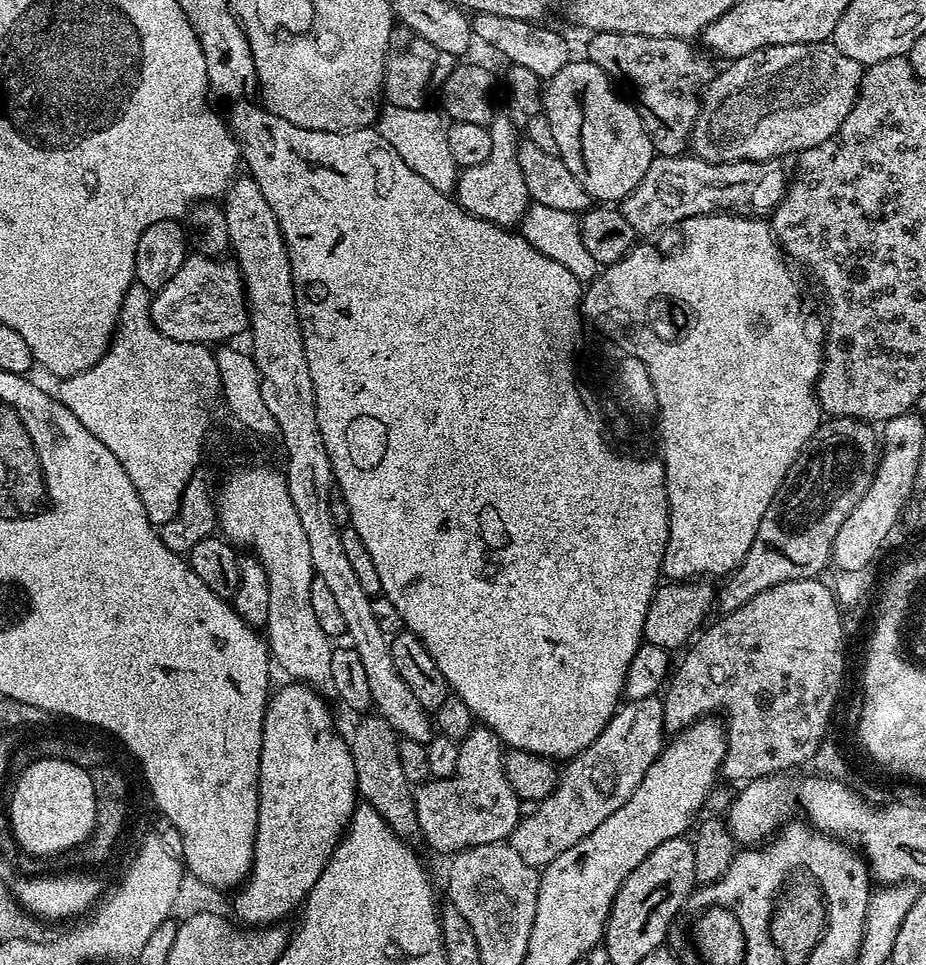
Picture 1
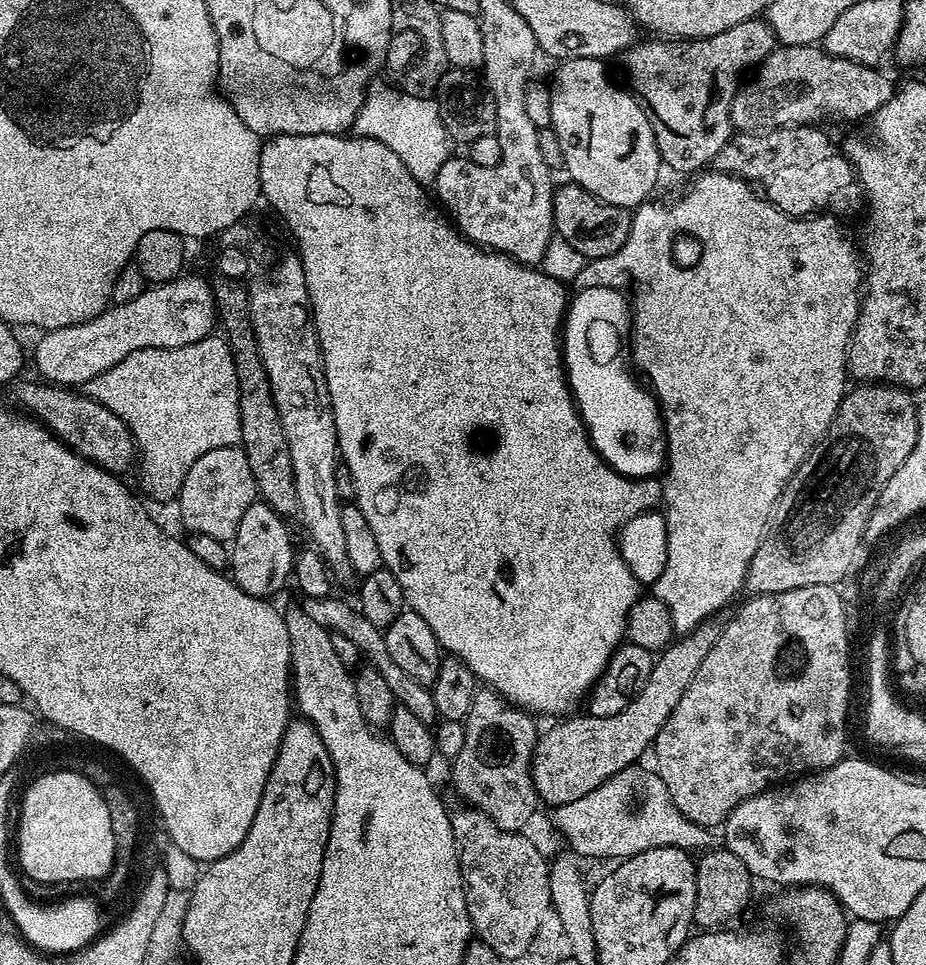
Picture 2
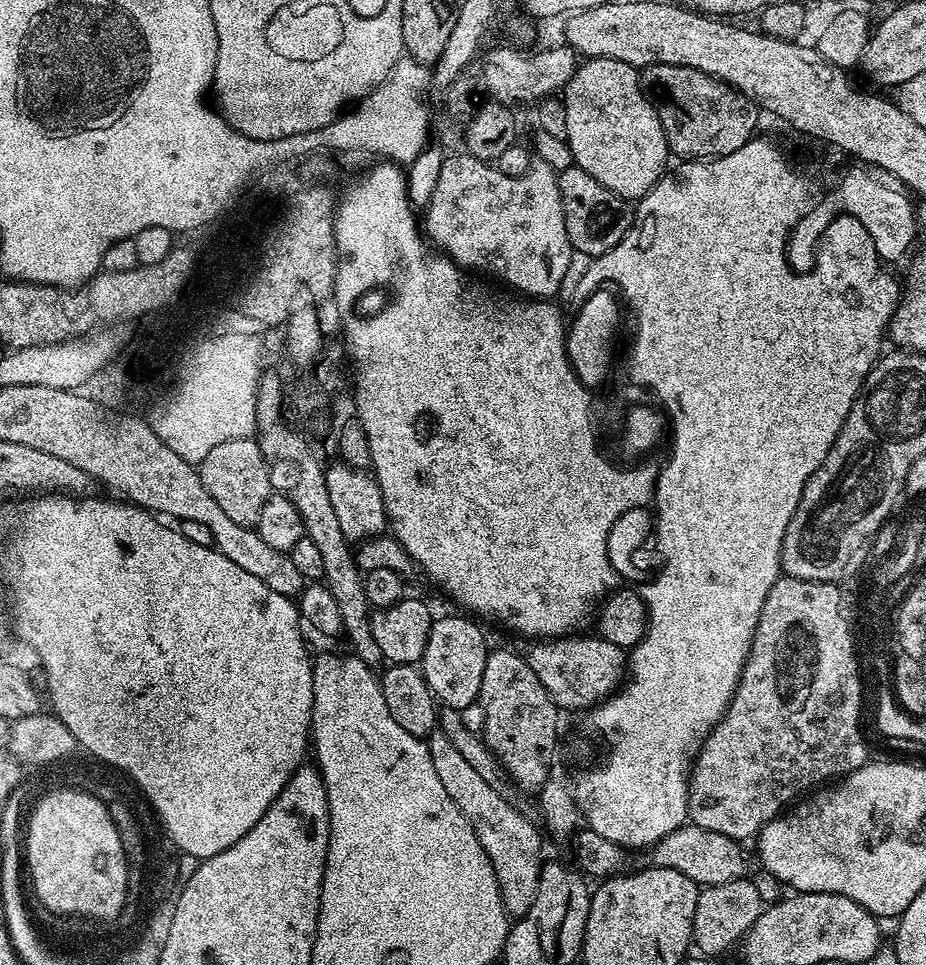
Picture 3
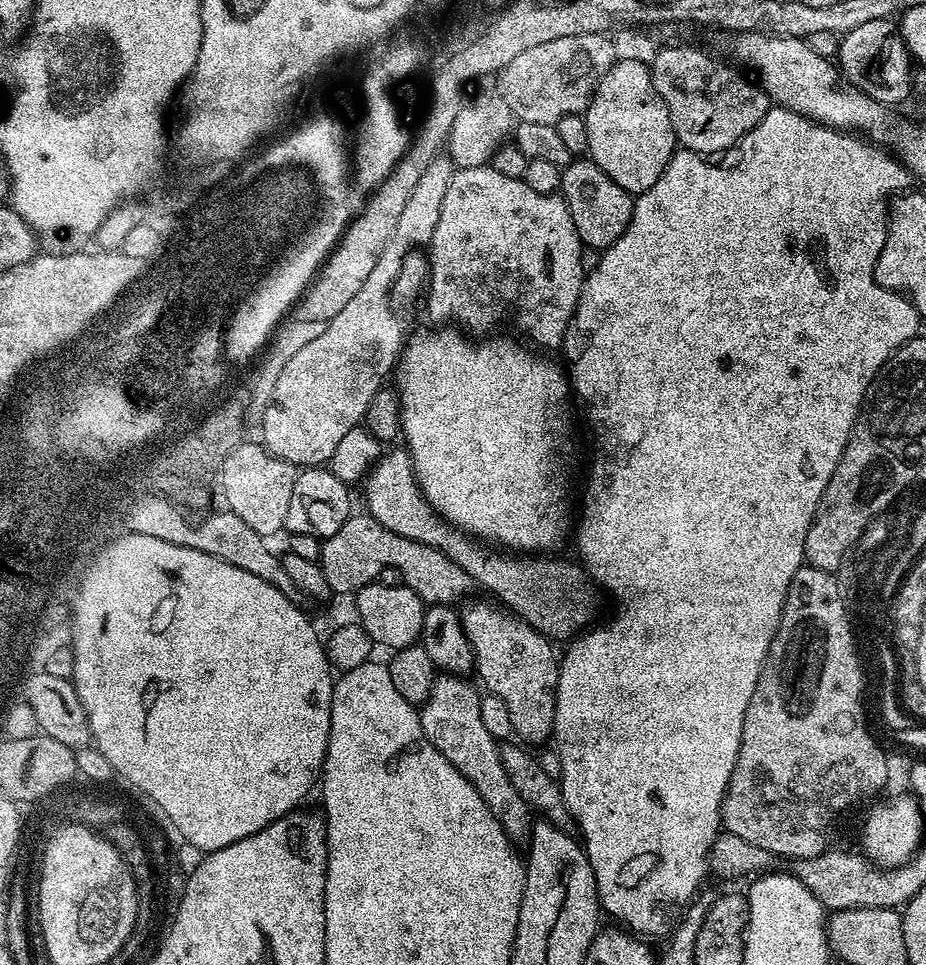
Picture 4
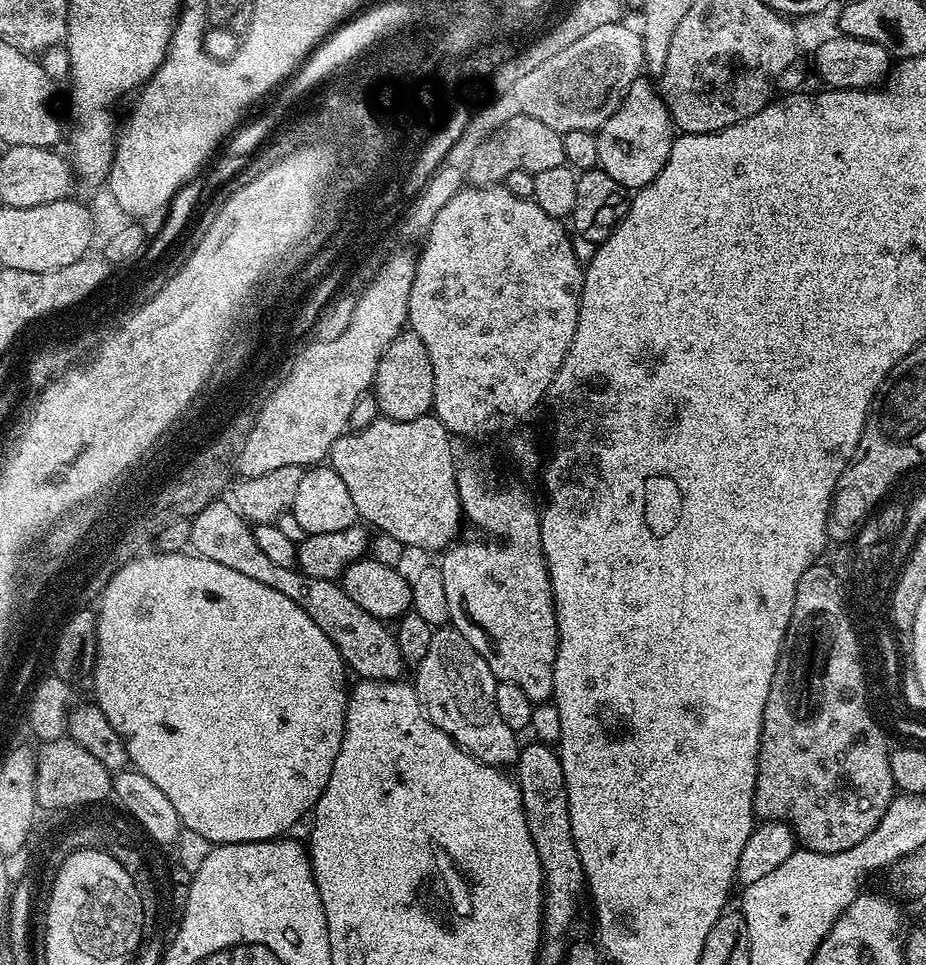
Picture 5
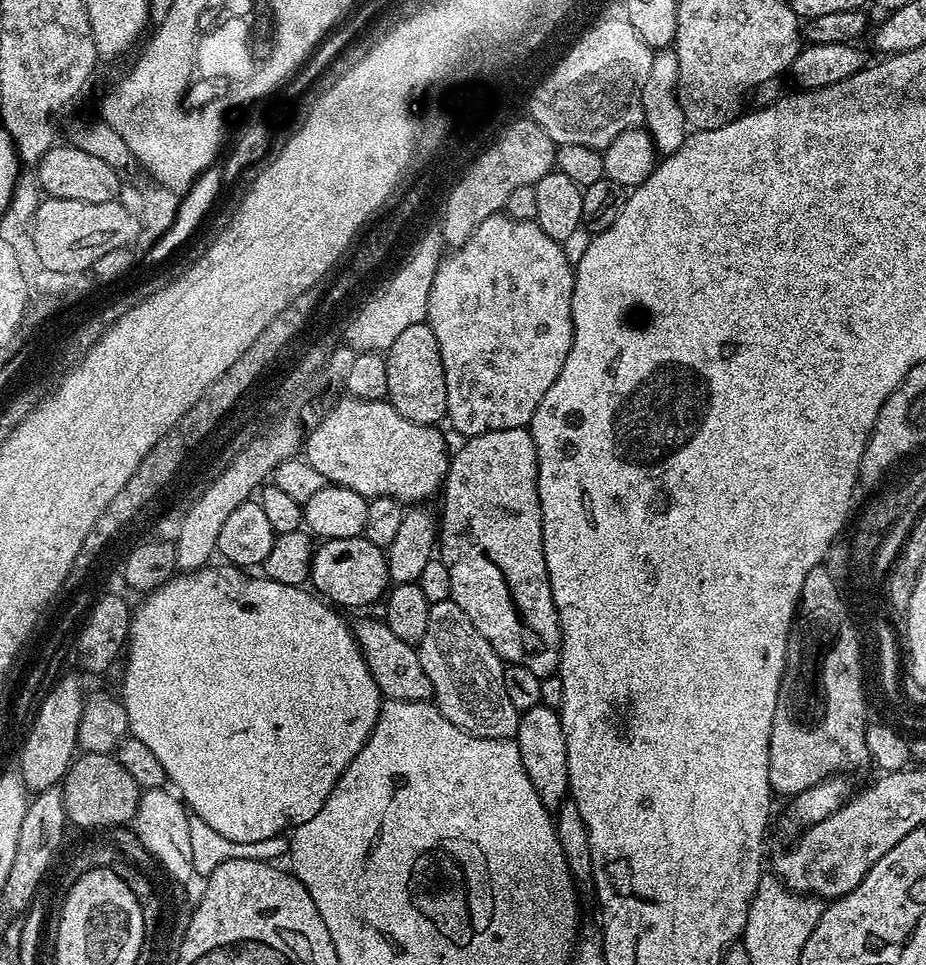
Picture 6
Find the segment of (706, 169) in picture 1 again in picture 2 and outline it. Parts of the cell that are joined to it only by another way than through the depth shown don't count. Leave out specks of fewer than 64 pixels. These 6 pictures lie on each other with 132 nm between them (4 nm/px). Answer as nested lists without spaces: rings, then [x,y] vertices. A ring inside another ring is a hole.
[[[797,124],[795,126],[789,126],[786,128],[769,128],[766,132],[741,132],[737,131],[729,140],[726,146],[722,146],[722,150],[718,150],[714,161],[714,168],[717,172],[729,172],[731,176],[737,176],[739,180],[747,180],[749,184],[753,186],[761,186],[763,195],[771,204],[775,204],[778,210],[782,210],[786,216],[795,216],[797,218],[807,217],[809,214],[820,214],[823,208],[852,208],[856,204],[856,196],[861,195],[862,189],[856,178],[856,171],[852,168],[852,164],[848,159],[844,157],[843,151],[839,147],[836,148],[828,141],[828,136],[823,132],[823,127],[813,126],[810,124]]]

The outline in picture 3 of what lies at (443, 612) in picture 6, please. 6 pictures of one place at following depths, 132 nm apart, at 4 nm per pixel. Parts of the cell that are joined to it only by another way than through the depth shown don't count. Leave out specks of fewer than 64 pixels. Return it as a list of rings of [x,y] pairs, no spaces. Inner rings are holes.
[[[439,730],[427,737],[426,743],[432,761],[434,771],[438,773],[438,779],[442,781],[442,786],[446,786],[446,794],[462,810],[462,814],[474,826],[474,834],[478,834],[478,842],[482,842],[482,850],[490,858],[490,866],[494,866],[494,874],[498,878],[498,886],[502,894],[504,908],[509,917],[519,918],[530,910],[530,902],[534,902],[534,894],[538,890],[540,881],[540,834],[541,829],[531,824],[514,805],[508,801],[509,797],[494,790],[493,786],[485,781],[458,754],[458,750],[448,737],[444,736]]]

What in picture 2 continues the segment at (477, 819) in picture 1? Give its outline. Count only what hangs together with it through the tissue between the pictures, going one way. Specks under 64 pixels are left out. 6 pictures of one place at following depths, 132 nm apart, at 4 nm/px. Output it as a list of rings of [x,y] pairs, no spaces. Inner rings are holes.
[[[484,686],[473,692],[470,710],[464,717],[466,742],[455,760],[451,761],[452,784],[458,795],[464,799],[465,805],[477,808],[479,812],[491,818],[502,830],[520,832],[532,820],[536,812],[538,797],[532,781],[532,751],[536,745],[538,727],[531,715],[522,708],[517,708],[509,700],[505,700],[498,692]]]

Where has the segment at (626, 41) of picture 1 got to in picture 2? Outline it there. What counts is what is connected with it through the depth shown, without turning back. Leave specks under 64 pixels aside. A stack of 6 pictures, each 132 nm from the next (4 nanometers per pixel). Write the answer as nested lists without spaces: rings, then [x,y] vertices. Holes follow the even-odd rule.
[[[757,18],[738,22],[738,26],[730,26],[730,30],[722,30],[722,34],[707,38],[652,39],[656,40],[633,42],[620,53],[618,63],[628,79],[627,87],[644,105],[644,113],[650,118],[663,167],[673,168],[676,172],[699,173],[715,161],[718,150],[722,150],[722,146],[726,146],[734,135],[732,102],[736,99],[736,89],[742,83],[740,75],[744,67],[747,64],[756,66],[765,60],[778,46],[776,35],[767,19]]]

